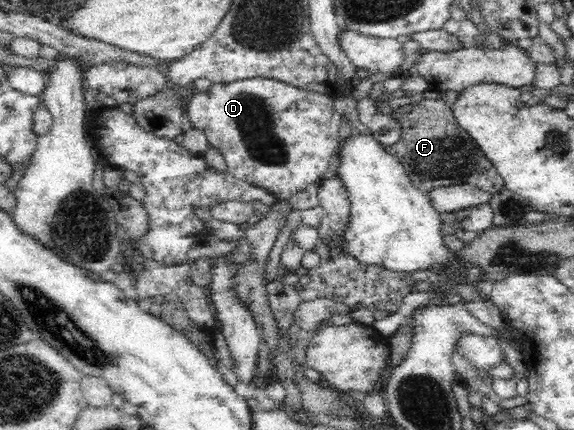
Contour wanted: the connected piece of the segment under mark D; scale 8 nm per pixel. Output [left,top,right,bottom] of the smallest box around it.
[187,78,341,200]

